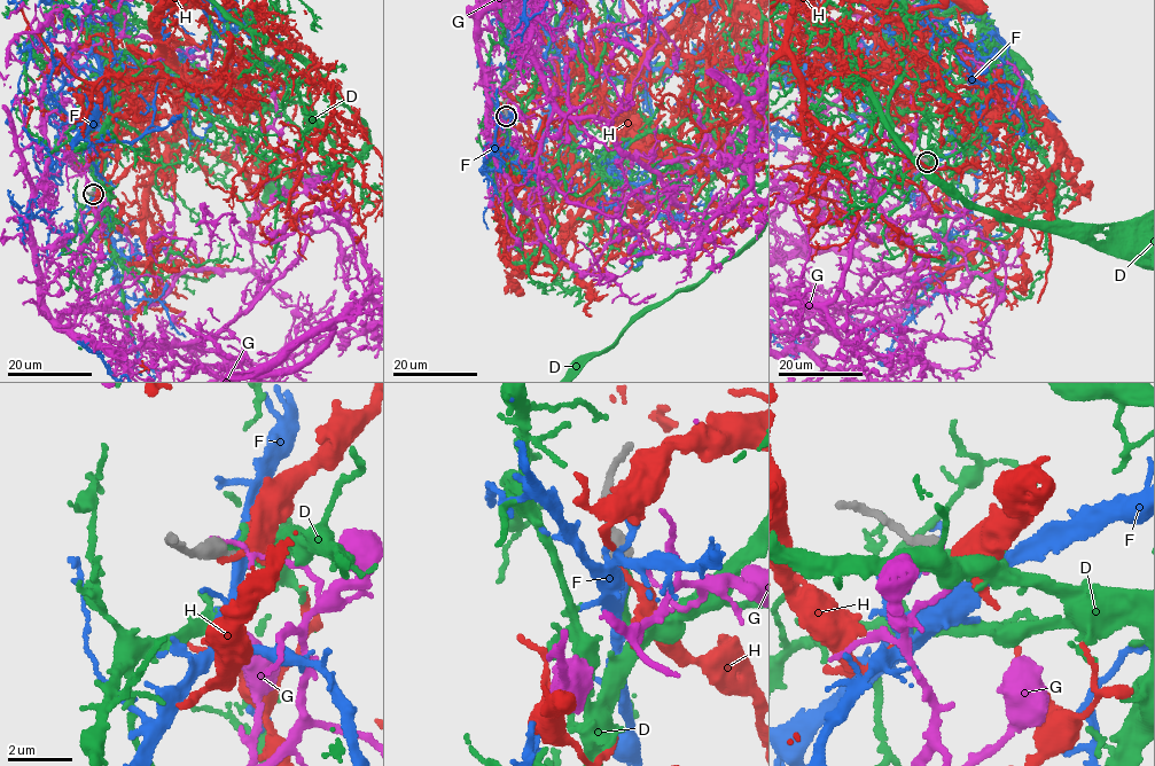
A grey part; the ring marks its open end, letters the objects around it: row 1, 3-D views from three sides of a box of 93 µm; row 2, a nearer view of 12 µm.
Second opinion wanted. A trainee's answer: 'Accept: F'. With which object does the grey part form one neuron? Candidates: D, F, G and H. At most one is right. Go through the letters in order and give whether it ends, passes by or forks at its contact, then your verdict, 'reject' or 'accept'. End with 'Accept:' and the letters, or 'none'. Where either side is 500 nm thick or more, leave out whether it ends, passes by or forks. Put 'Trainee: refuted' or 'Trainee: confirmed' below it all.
D: it ends; reject
F: it ends; accept
G: reject
H: it ends; reject
Accept: F
Trainee: confirmed

